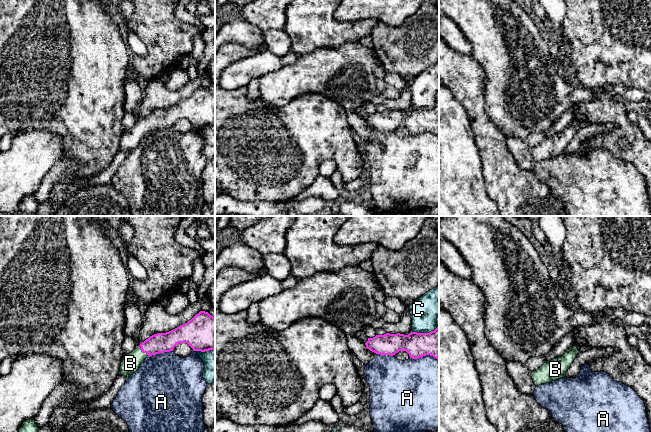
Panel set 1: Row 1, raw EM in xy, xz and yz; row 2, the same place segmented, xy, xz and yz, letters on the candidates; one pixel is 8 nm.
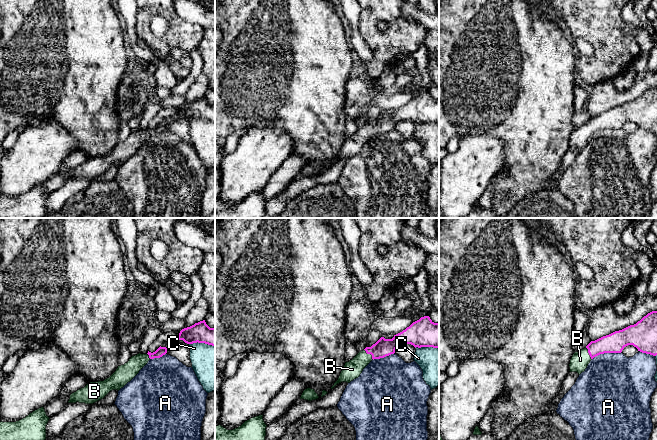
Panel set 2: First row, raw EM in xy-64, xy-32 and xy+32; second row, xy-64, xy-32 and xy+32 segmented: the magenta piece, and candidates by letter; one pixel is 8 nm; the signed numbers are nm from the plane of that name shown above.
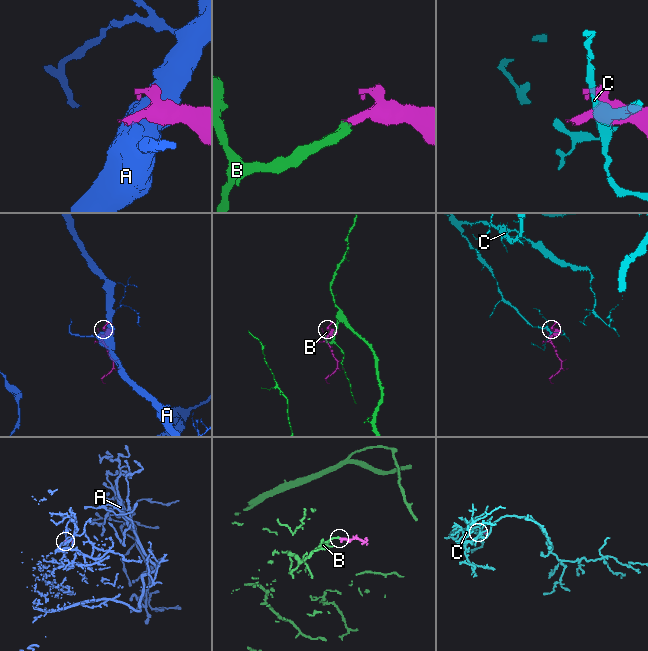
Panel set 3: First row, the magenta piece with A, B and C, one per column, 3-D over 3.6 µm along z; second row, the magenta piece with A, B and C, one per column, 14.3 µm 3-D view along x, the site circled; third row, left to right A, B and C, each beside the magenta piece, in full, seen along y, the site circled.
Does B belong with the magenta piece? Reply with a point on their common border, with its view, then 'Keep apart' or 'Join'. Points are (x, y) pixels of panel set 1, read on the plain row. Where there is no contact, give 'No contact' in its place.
Touches magenta at xy (141, 125). Join

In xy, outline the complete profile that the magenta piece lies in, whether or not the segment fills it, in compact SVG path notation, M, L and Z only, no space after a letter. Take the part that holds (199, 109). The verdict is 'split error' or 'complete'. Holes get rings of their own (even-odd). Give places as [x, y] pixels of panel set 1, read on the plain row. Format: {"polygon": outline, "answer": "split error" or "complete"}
{"polygon": "M200 87L187 99L169 108L157 109L150 112L139 122L136 122L131 129L122 134L119 151L123 151L127 154L130 153L138 146L146 133L173 127L174 123L179 119L187 119L193 127L205 128L215 126L215 93L211 92L208 88Z", "answer": "split error"}

